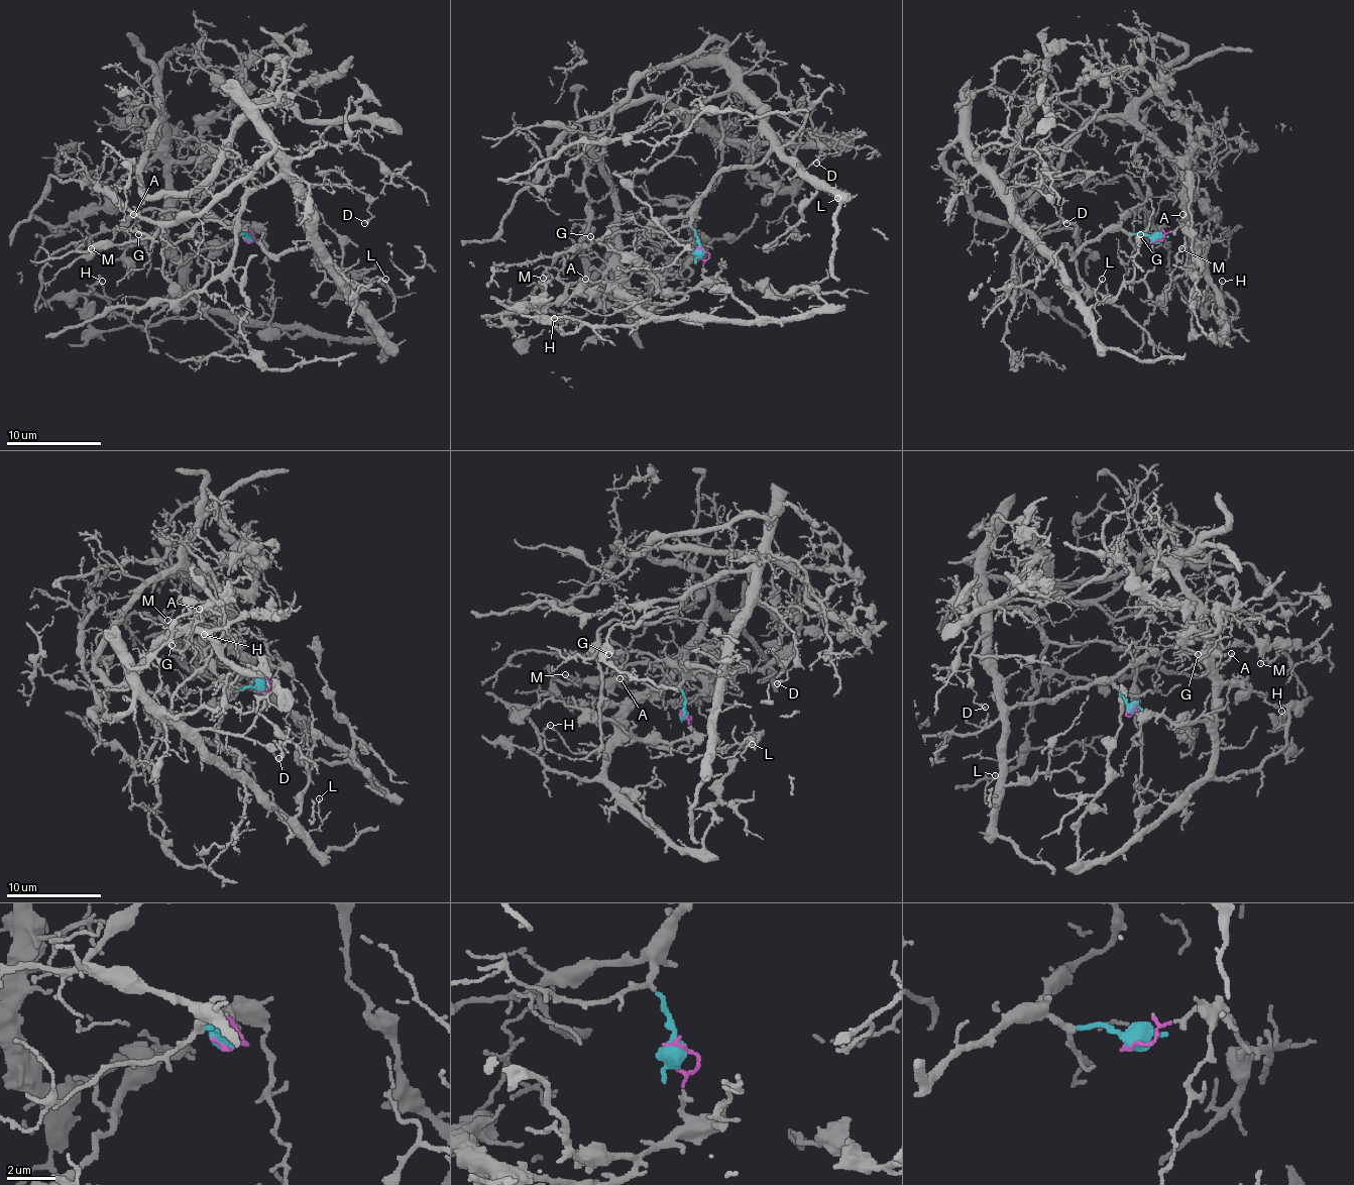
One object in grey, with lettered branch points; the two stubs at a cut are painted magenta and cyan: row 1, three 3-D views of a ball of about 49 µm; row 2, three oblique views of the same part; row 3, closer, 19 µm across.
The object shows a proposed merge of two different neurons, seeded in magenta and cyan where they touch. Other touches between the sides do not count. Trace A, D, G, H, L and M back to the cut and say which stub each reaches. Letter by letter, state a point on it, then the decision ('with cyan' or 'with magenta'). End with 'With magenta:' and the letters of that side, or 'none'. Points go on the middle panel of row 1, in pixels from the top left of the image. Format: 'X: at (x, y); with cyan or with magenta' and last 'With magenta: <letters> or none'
A: at (585, 279); with magenta
D: at (816, 163); with cyan
G: at (590, 236); with cyan
H: at (554, 318); with magenta
L: at (837, 198); with cyan
M: at (543, 278); with magenta
With magenta: A, H, M

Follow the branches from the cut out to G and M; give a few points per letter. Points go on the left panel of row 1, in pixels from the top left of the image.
G: (249, 240), (244, 233), (223, 221), (192, 211), (144, 209), (135, 216), (140, 228), (137, 235)
M: (249, 240), (244, 228), (178, 256), (168, 171), (151, 159), (83, 218), (90, 249)

